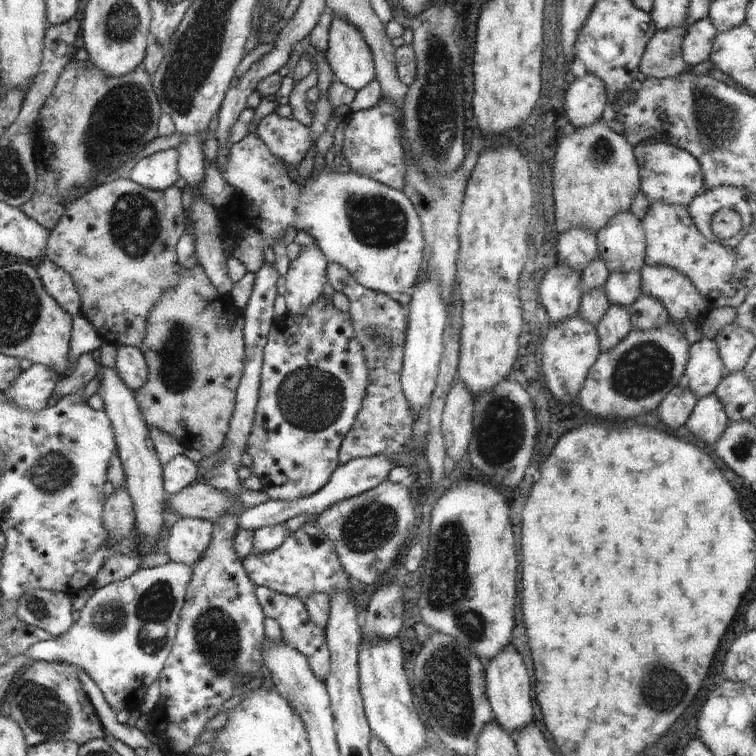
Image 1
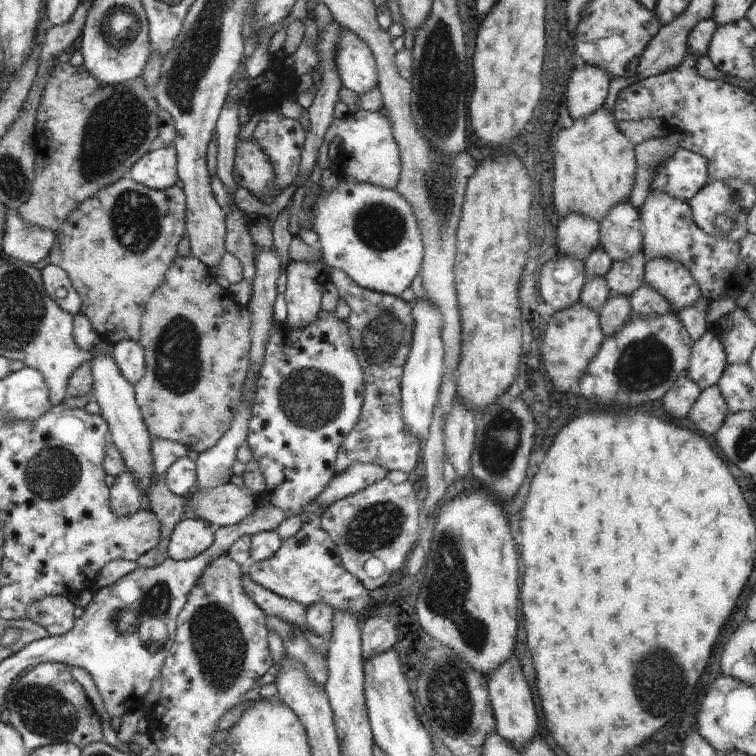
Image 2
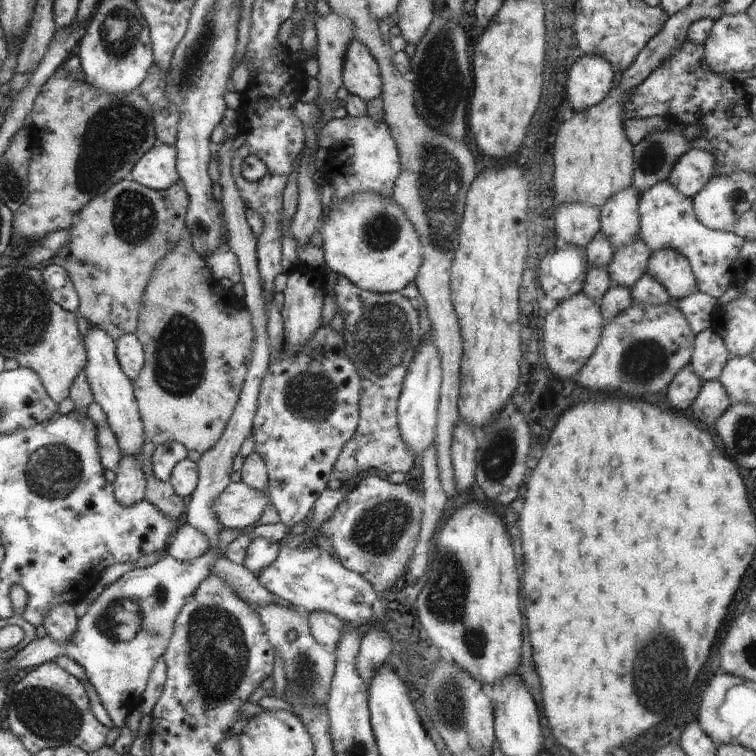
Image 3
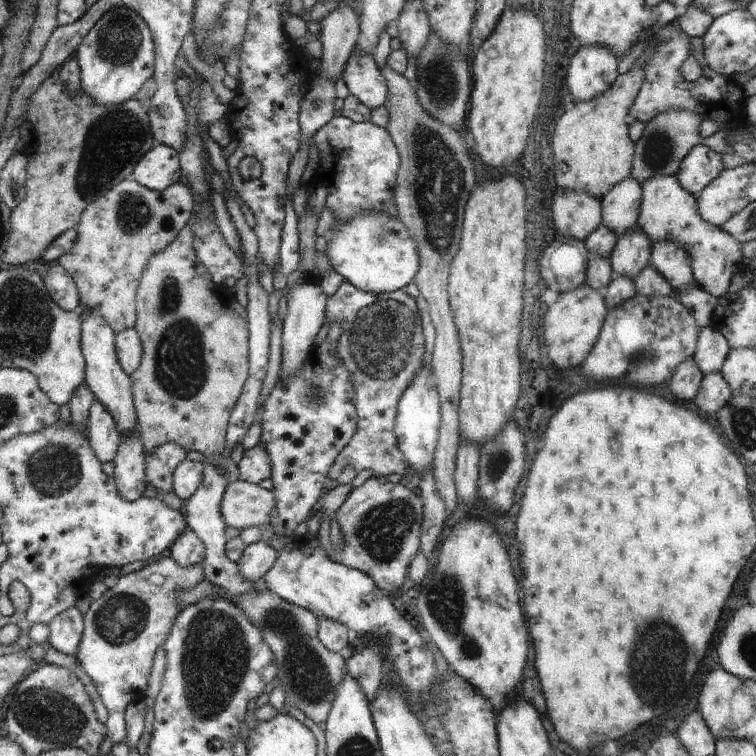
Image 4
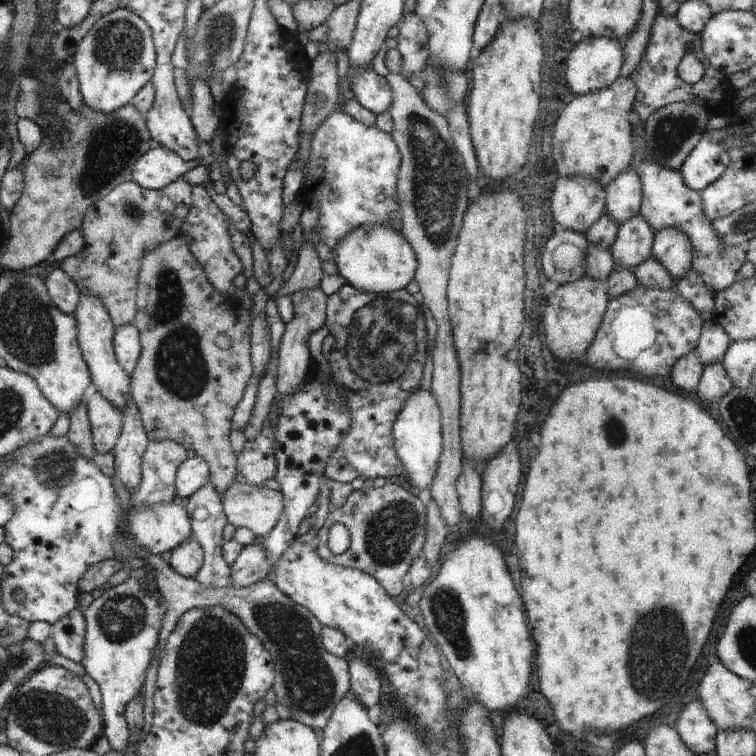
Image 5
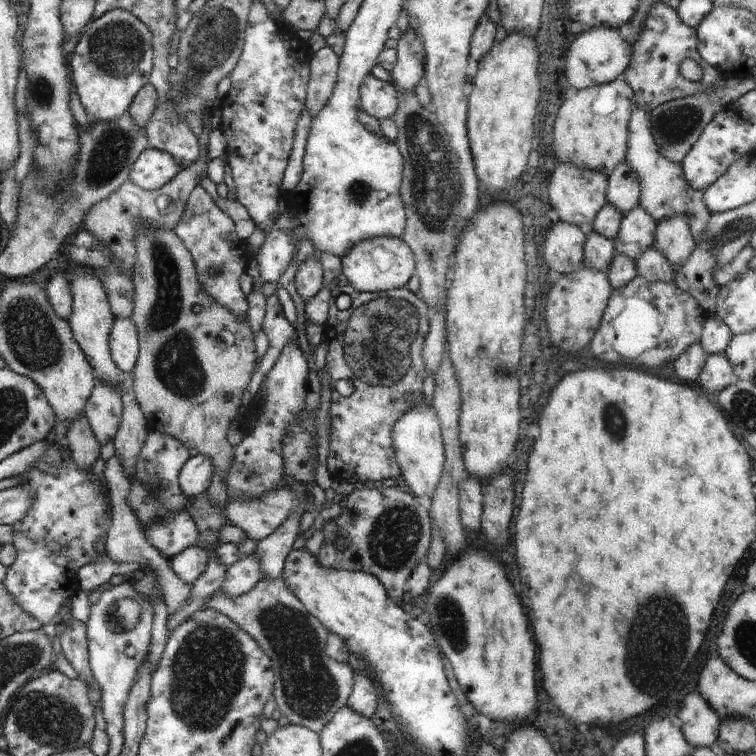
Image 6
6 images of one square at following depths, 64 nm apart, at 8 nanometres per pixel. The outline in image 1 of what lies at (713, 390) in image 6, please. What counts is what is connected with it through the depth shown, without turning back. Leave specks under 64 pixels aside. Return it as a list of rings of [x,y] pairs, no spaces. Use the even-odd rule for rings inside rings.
[[[712,393],[696,401],[685,425],[698,442],[712,446],[723,435],[729,424],[724,407],[715,393]]]

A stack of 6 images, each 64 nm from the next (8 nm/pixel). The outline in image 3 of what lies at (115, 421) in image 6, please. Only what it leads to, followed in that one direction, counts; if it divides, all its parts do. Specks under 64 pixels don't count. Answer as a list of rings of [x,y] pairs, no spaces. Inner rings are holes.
[[[92,402],[88,405],[85,414],[88,415],[99,428],[97,441],[102,466],[106,470],[116,472],[123,454],[118,446],[114,433],[109,429],[107,418],[102,407],[98,403]]]

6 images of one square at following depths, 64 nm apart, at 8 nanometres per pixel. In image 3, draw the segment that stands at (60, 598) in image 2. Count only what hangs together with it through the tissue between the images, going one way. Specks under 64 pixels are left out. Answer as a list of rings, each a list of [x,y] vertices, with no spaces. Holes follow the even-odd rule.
[[[58,603],[47,610],[42,625],[50,638],[64,644],[76,632],[78,621],[73,603]]]

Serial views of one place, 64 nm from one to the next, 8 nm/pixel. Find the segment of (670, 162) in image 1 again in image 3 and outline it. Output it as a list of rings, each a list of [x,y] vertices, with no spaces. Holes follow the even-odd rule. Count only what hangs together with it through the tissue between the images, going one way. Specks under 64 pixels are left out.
[[[690,149],[677,158],[666,181],[686,198],[696,196],[713,177],[715,158],[708,151]]]

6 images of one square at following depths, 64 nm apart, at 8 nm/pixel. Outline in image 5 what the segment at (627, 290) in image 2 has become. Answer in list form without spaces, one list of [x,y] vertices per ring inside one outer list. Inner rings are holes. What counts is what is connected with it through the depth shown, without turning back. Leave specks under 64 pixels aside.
[[[636,214],[630,220],[622,222],[610,249],[615,266],[634,269],[642,264],[651,256],[654,238],[655,232],[642,218],[642,214]]]

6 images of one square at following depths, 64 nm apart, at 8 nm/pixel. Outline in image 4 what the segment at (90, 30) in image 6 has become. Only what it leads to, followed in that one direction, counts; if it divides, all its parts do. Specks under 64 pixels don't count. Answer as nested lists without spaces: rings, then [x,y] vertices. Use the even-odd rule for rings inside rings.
[[[118,6],[108,10],[81,40],[75,56],[80,68],[81,88],[103,105],[115,105],[134,98],[155,69],[155,48],[148,24],[134,10]]]

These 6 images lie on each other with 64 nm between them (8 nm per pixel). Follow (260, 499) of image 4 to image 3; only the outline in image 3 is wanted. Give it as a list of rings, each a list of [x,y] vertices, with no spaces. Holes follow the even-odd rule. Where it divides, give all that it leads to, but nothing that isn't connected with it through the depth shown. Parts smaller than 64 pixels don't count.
[[[233,480],[230,484],[215,498],[214,512],[215,517],[223,528],[243,529],[246,526],[258,524],[258,520],[270,504],[268,493],[250,488],[244,484],[244,481],[235,483]]]

